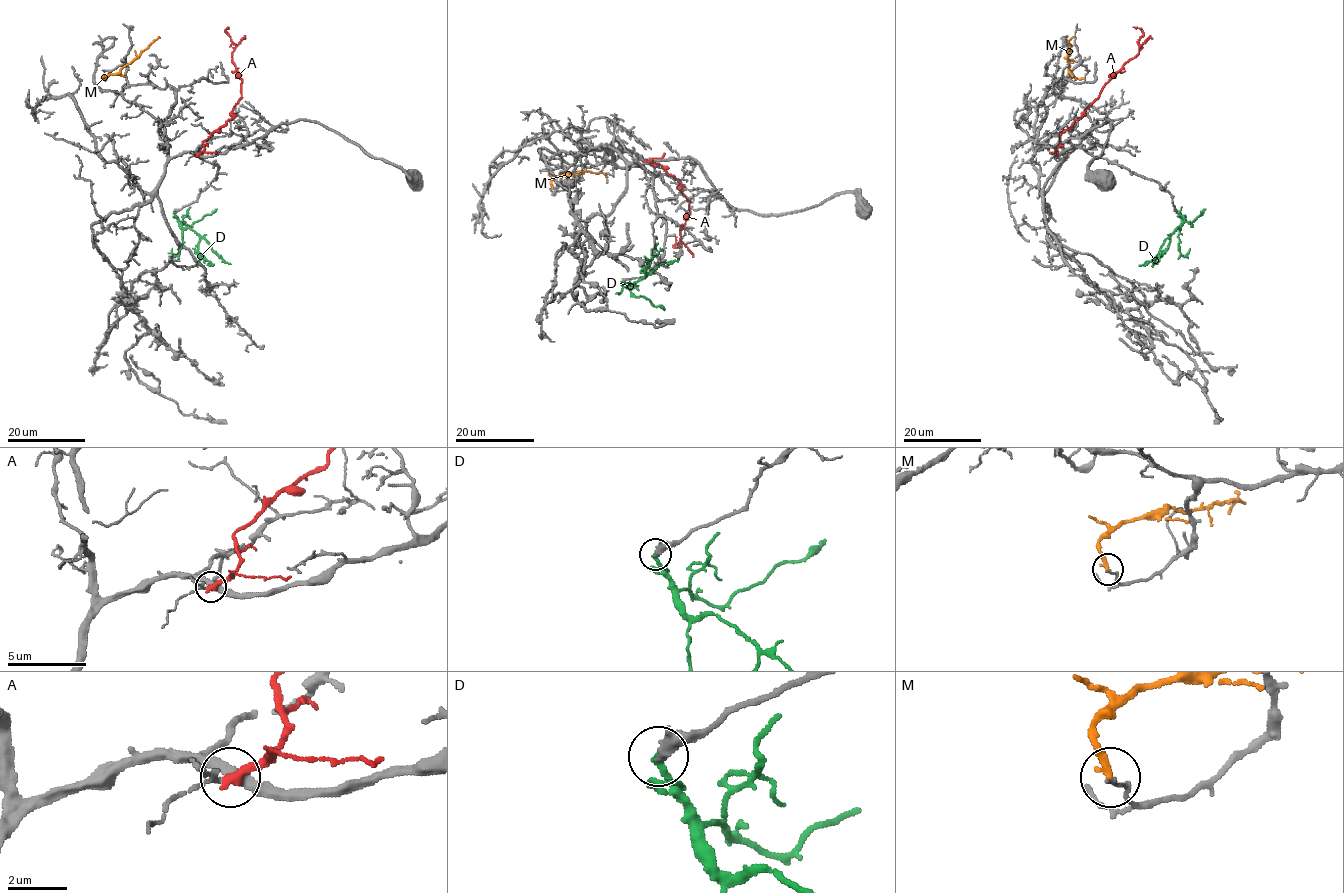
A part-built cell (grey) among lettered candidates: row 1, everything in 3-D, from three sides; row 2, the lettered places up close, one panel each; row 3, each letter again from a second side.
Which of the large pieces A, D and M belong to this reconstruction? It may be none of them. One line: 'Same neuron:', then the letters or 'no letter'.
Same neuron: no letter

